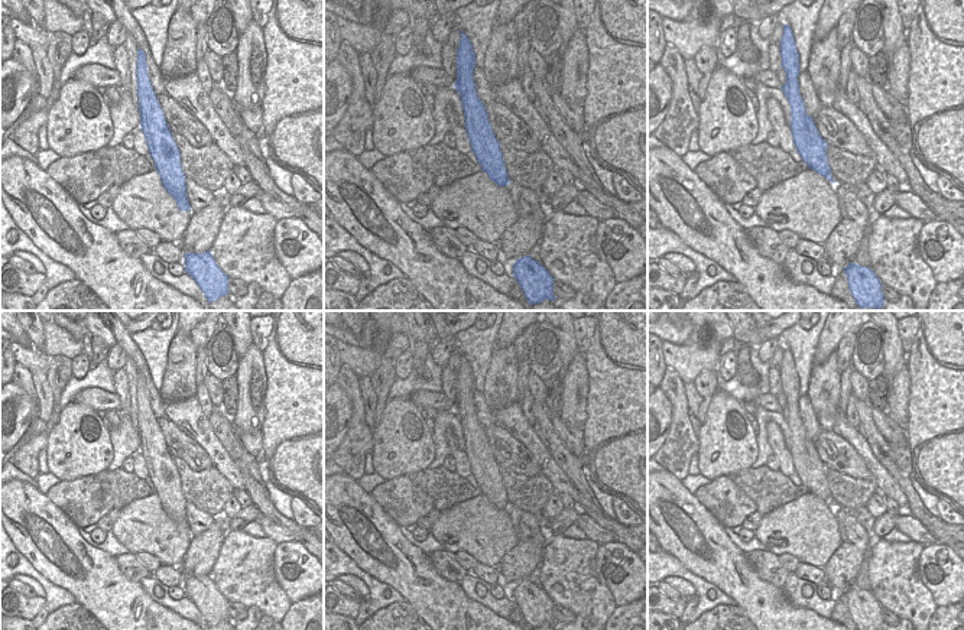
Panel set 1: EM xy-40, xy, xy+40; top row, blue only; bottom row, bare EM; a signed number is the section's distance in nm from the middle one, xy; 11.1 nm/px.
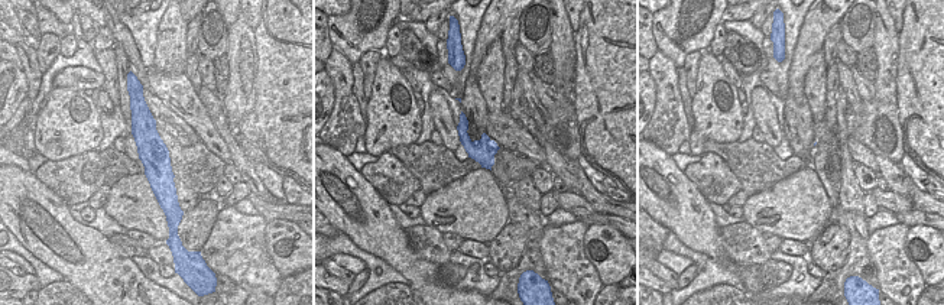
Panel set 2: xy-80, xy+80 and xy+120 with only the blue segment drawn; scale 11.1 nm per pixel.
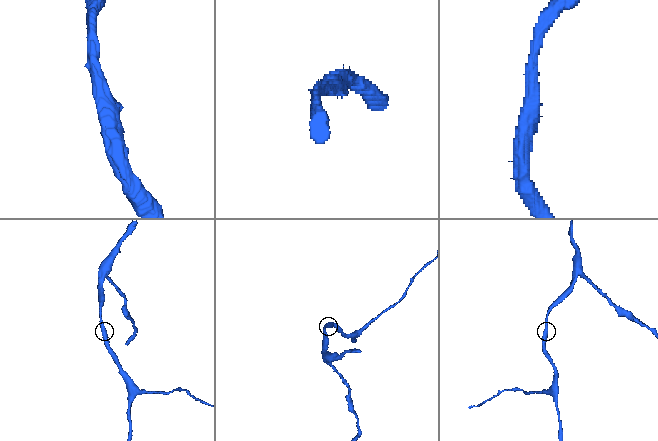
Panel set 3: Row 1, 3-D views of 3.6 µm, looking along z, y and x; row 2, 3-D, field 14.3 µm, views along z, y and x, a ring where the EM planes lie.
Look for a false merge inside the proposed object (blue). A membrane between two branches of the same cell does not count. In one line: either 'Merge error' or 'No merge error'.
No merge error

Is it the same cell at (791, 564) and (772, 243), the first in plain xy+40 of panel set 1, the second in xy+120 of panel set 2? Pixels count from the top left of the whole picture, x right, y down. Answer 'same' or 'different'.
same

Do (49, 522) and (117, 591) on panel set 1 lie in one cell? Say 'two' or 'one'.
one

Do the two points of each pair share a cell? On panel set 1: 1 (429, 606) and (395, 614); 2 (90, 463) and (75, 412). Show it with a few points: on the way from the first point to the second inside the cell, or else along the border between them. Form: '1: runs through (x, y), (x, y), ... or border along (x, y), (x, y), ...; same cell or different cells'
1: border along (405, 600), (418, 614); different cells
2: runs through (84, 450), (71, 435), (75, 425); same cell

